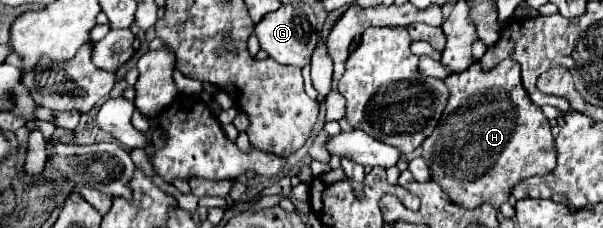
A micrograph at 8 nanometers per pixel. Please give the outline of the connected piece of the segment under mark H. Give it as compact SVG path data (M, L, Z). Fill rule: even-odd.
M476 60L468 70L454 72L444 80L450 98L446 100L446 110L438 126L430 138L422 142L422 158L428 162L432 180L444 186L450 202L466 208L478 208L490 202L490 206L498 210L508 202L518 182L552 170L556 154L548 118L542 114L542 108L526 98L520 78L520 66L514 60L504 60L488 72L484 72L482 64ZM448 178L474 180L446 184L444 180Z

